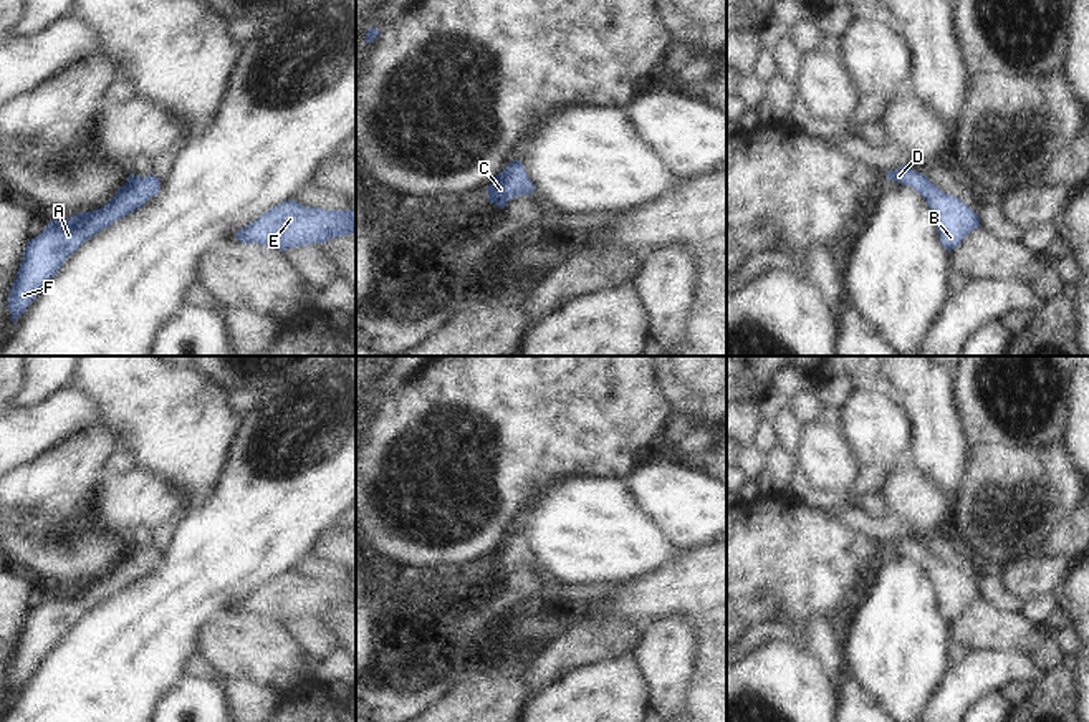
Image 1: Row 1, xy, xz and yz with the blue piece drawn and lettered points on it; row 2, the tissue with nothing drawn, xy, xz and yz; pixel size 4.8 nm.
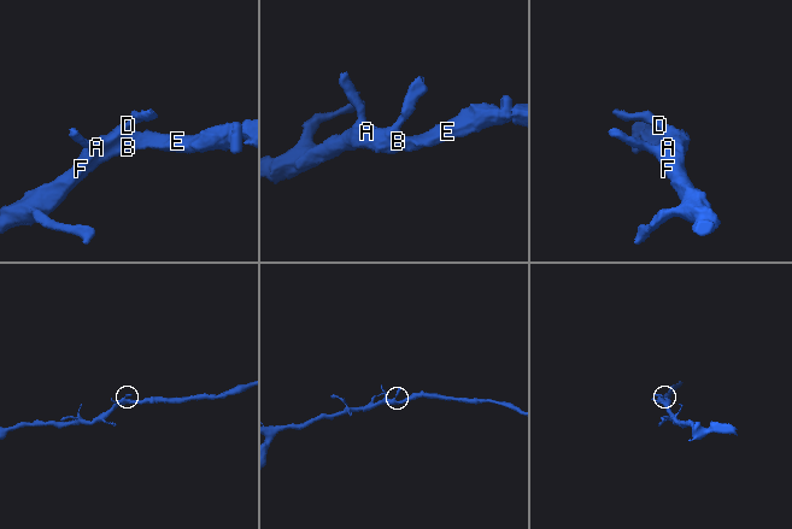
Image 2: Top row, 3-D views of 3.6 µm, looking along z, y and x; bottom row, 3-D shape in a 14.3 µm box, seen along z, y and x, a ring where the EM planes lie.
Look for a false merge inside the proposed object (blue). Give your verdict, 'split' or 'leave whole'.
leave whole

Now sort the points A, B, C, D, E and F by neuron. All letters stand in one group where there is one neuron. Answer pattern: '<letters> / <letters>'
A B C D E F

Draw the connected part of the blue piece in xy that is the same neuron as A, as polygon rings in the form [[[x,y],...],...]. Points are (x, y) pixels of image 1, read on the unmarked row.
[[[129,546],[116,566],[93,583],[81,583],[66,591],[50,591],[43,603],[31,609],[23,623],[17,651],[8,666],[8,682],[15,694],[38,667],[40,661],[58,644],[65,631],[86,611],[108,599],[127,585],[141,580],[161,561],[161,551]]]

